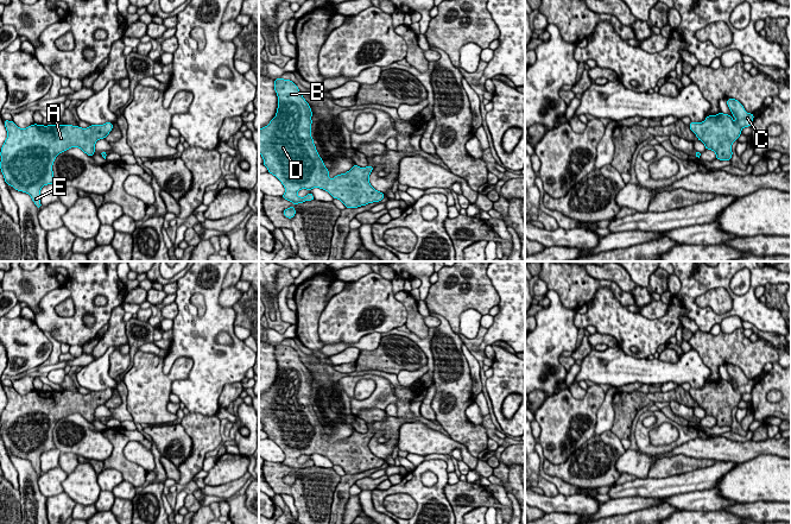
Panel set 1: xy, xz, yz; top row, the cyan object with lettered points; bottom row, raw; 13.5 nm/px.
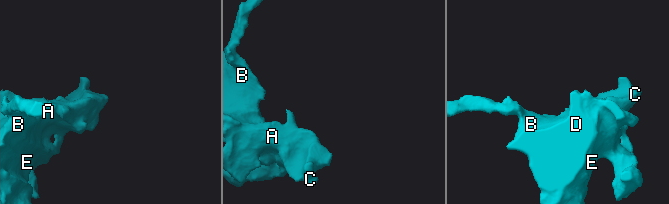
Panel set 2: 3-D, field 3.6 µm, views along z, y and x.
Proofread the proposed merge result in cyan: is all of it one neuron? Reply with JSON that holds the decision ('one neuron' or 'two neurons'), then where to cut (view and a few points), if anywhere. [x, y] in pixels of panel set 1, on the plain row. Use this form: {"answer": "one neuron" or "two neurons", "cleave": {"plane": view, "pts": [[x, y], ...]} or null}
{"answer": "one neuron", "cleave": null}

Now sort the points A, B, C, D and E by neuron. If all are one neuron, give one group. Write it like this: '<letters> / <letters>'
A B C D E

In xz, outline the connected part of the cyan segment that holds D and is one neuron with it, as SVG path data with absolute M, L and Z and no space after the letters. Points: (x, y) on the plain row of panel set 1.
M276 345L274 356L279 372L270 390L259 396L259 419L267 437L284 452L281 463L293 469L283 478L284 482L295 484L296 471L315 466L311 459L299 463L297 459L302 455L323 455L346 474L381 467L385 460L369 449L372 431L360 434L354 430L346 440L329 444L329 436L311 403L312 378L309 370L290 346Z

